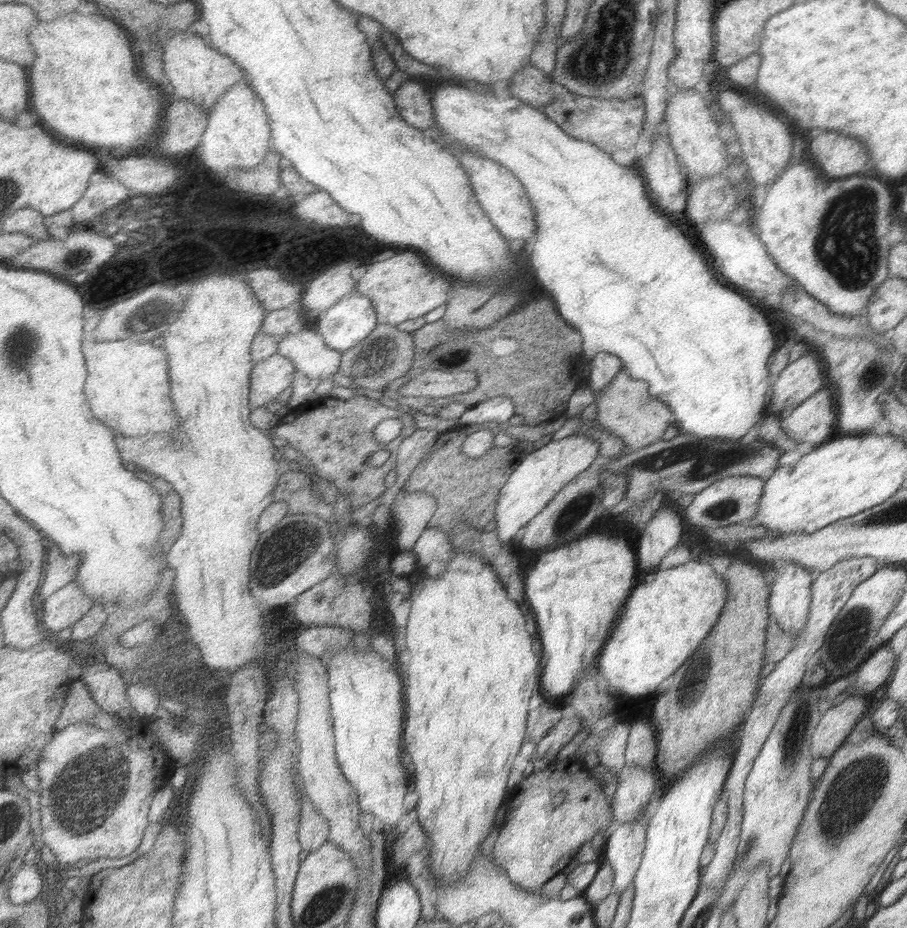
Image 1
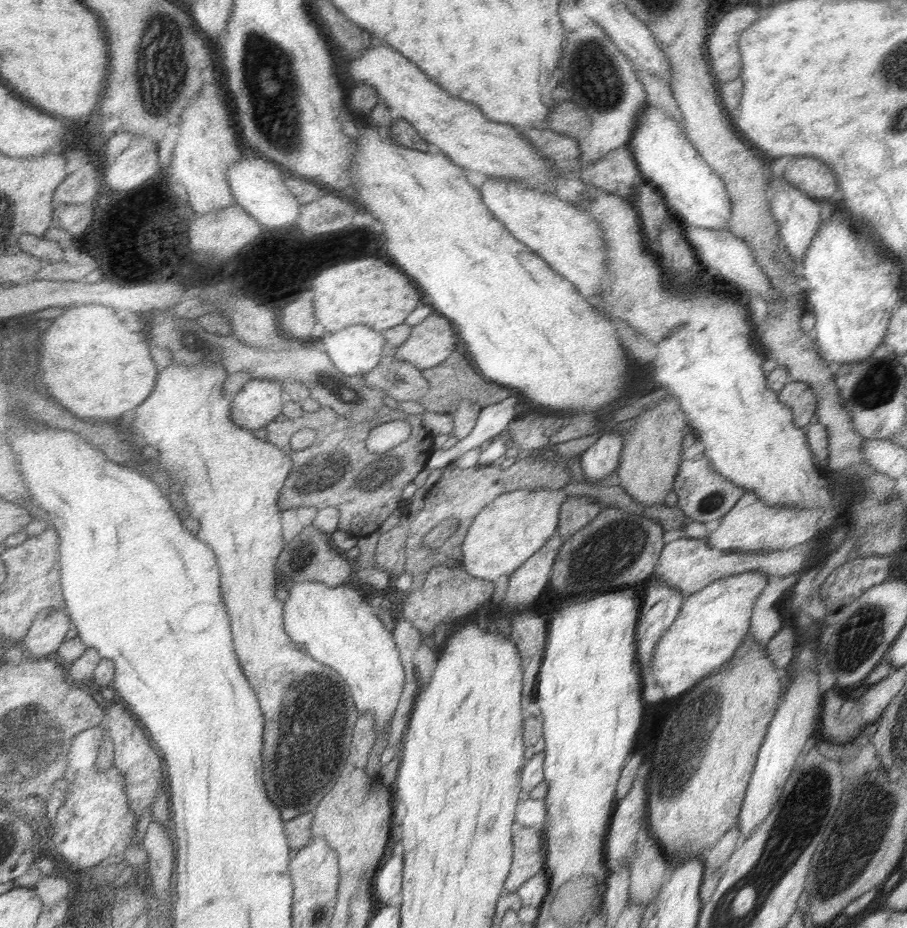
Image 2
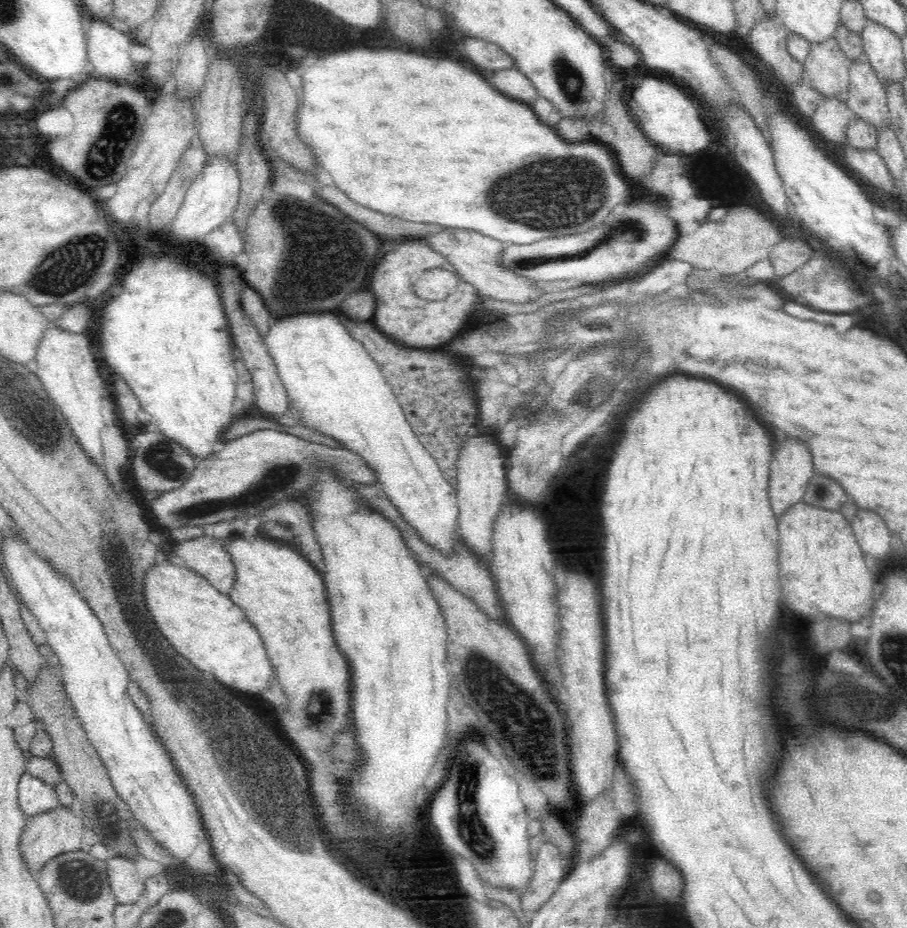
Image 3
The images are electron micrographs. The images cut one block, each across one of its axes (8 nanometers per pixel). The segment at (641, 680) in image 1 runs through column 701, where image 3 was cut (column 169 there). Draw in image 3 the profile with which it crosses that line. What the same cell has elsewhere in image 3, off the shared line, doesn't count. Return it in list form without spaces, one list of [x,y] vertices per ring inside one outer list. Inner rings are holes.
[[[182,562],[156,564],[146,570],[144,600],[148,614],[166,642],[204,674],[218,678],[230,690],[262,694],[274,682],[274,668],[266,656],[264,642],[246,614],[228,594],[218,592],[204,576],[190,572]]]

